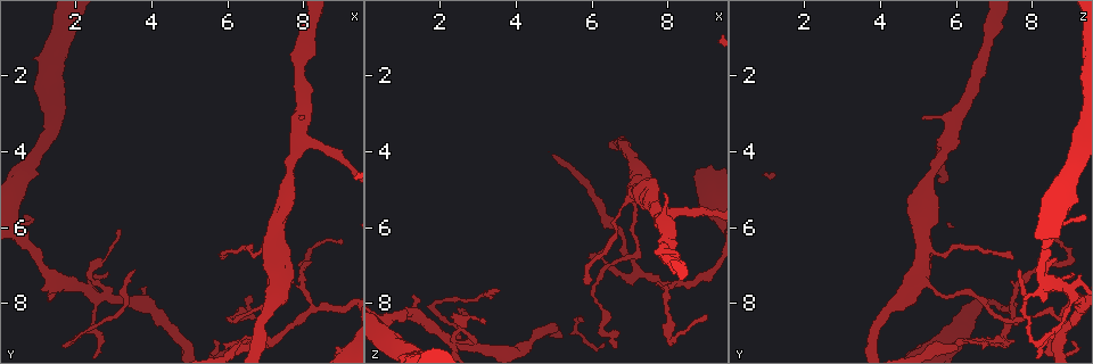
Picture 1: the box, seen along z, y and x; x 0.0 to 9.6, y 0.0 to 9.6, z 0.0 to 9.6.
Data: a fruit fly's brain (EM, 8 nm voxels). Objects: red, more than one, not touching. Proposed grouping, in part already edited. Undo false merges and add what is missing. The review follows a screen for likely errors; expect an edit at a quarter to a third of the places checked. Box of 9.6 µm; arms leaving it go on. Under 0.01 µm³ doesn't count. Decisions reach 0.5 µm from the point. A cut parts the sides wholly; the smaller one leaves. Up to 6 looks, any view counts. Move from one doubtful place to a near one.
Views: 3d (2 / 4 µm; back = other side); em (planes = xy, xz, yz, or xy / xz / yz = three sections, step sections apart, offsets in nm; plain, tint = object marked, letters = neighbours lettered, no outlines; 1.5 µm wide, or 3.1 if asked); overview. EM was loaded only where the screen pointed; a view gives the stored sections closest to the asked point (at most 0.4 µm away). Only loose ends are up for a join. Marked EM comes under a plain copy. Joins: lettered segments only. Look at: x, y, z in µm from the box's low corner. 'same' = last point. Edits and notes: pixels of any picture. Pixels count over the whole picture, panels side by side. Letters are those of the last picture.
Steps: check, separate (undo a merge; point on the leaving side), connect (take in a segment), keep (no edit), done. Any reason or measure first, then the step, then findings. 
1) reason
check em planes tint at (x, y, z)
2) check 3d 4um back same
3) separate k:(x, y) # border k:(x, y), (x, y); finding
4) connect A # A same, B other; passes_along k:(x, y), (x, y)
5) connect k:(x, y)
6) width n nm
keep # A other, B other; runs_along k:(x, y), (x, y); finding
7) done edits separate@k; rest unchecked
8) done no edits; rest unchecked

check em yz step 8 letters at (2.90, 7.15, 9.05)

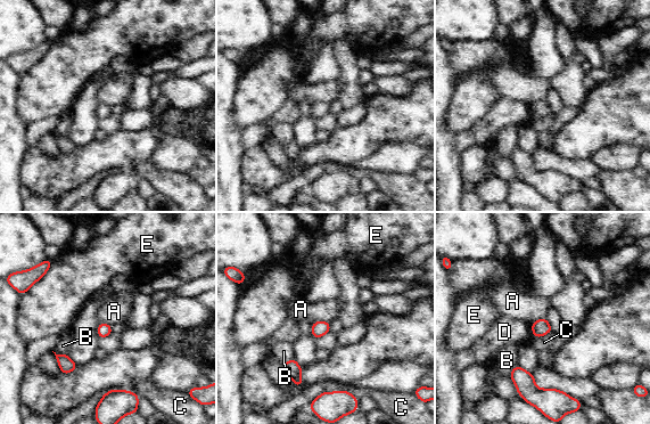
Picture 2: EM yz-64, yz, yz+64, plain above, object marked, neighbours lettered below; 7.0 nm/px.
cut it another way
check em planes letters same

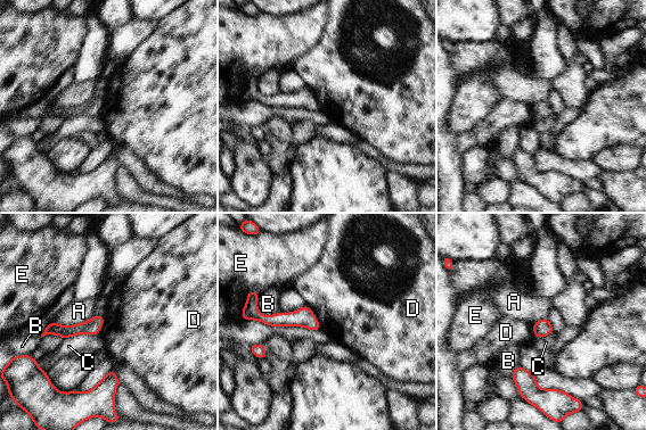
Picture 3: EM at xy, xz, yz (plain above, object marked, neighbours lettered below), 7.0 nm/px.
keep # A other, B other, C other, D other, E other; no lettered segment goes on from it

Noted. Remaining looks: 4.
thick turns thin
check 3d 4um at (7.10, 7.50, 5.20)

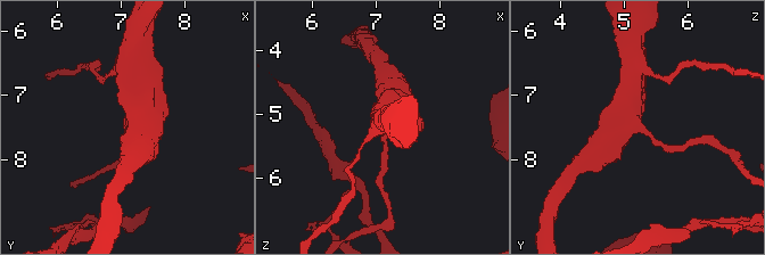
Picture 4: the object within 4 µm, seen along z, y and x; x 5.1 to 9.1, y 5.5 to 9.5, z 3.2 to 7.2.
check em xz step 4 tint at (7.10, 7.45, 5.20)

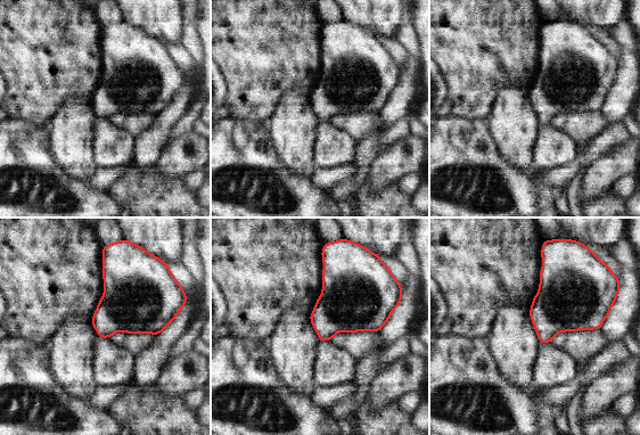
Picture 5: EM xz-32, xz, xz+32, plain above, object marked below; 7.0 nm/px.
check em planes letters same

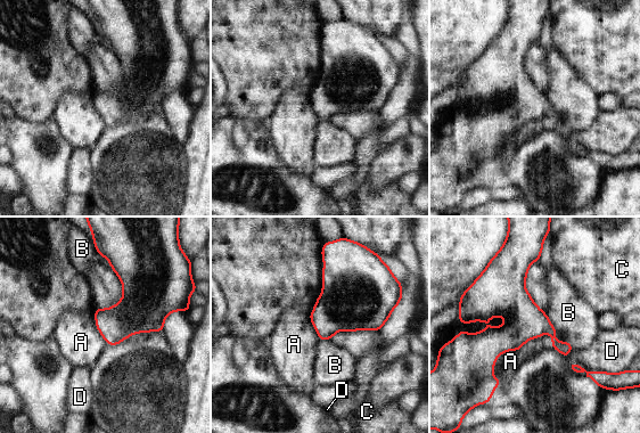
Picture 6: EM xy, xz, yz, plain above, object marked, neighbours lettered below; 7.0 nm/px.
keep # A other, B other, C other, D other; border 6:(552, 334), (502, 352), (492, 376); all the same neuron

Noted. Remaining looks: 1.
done no edits; rest unchecked

